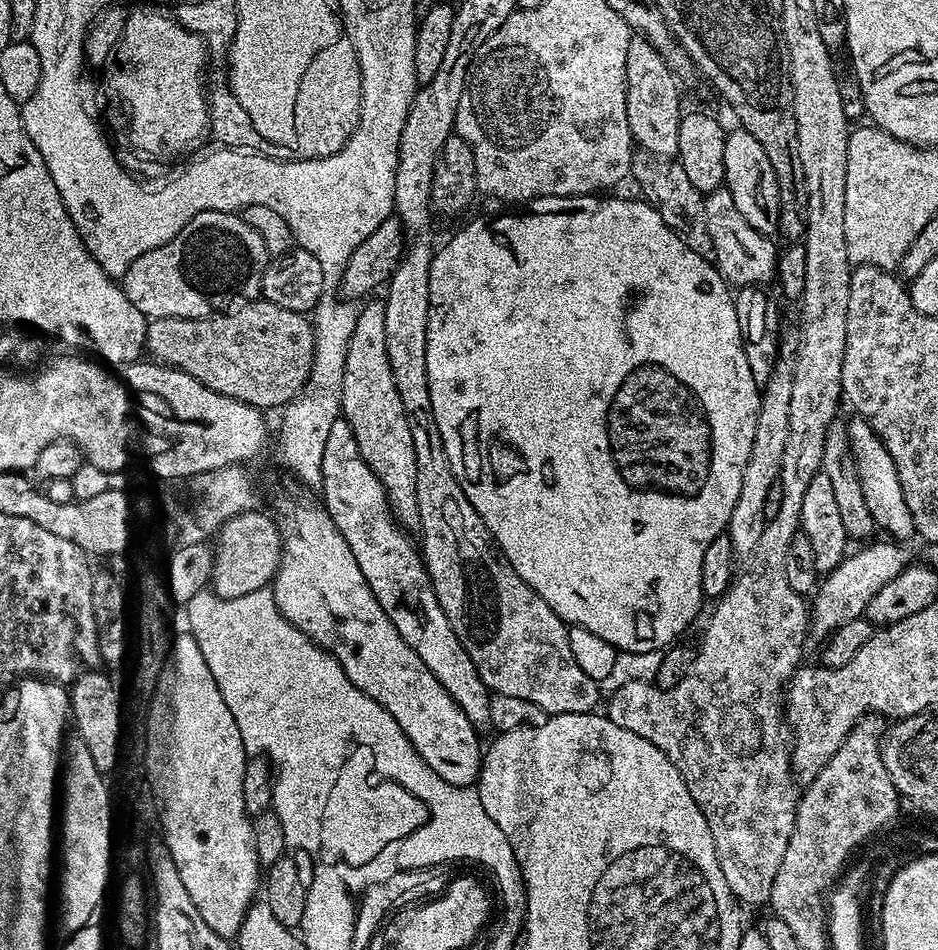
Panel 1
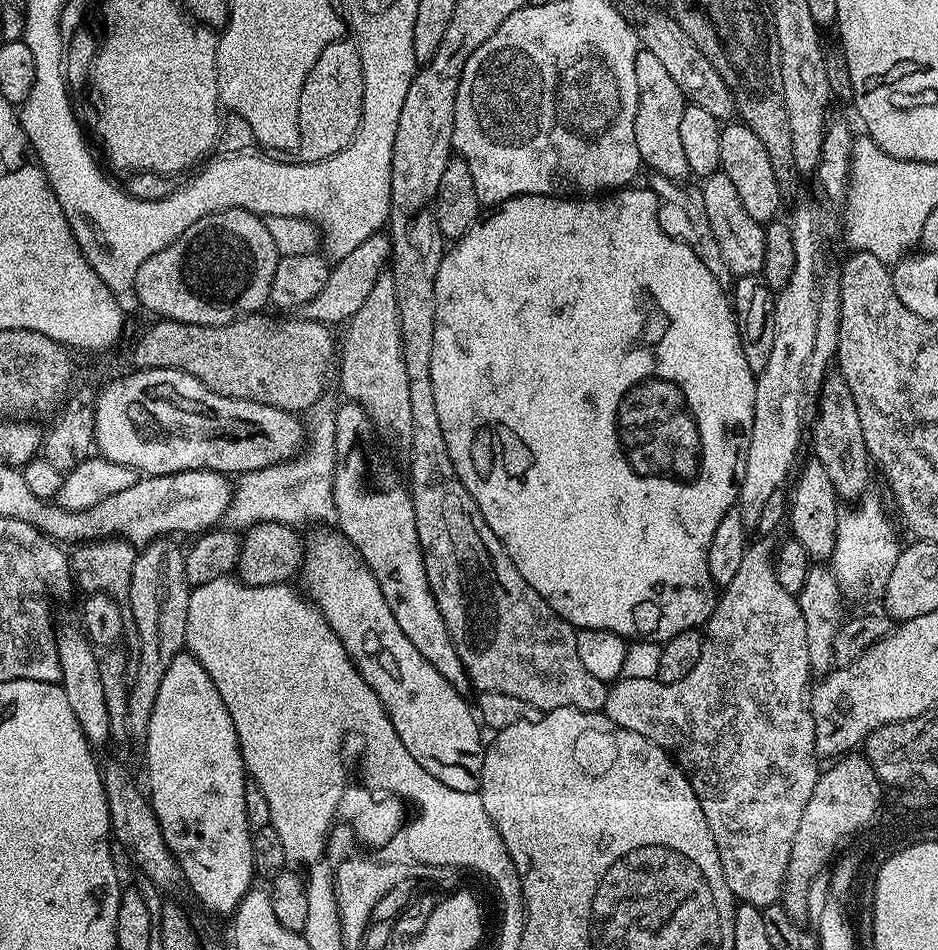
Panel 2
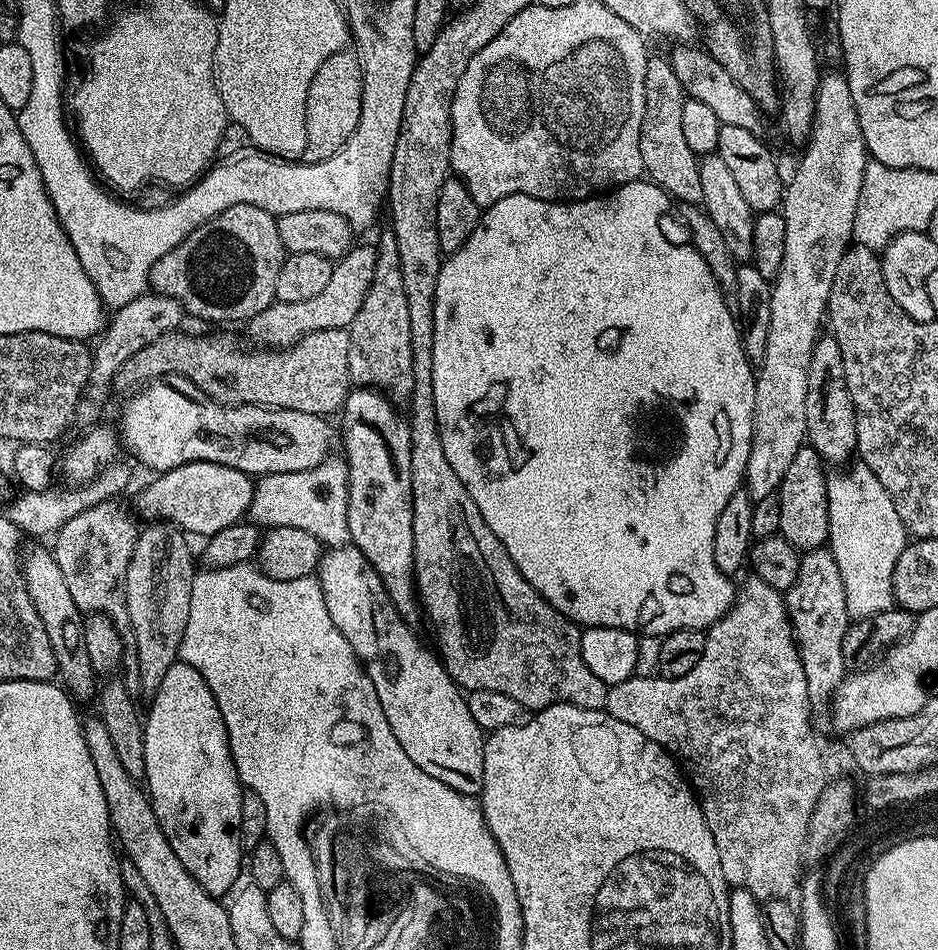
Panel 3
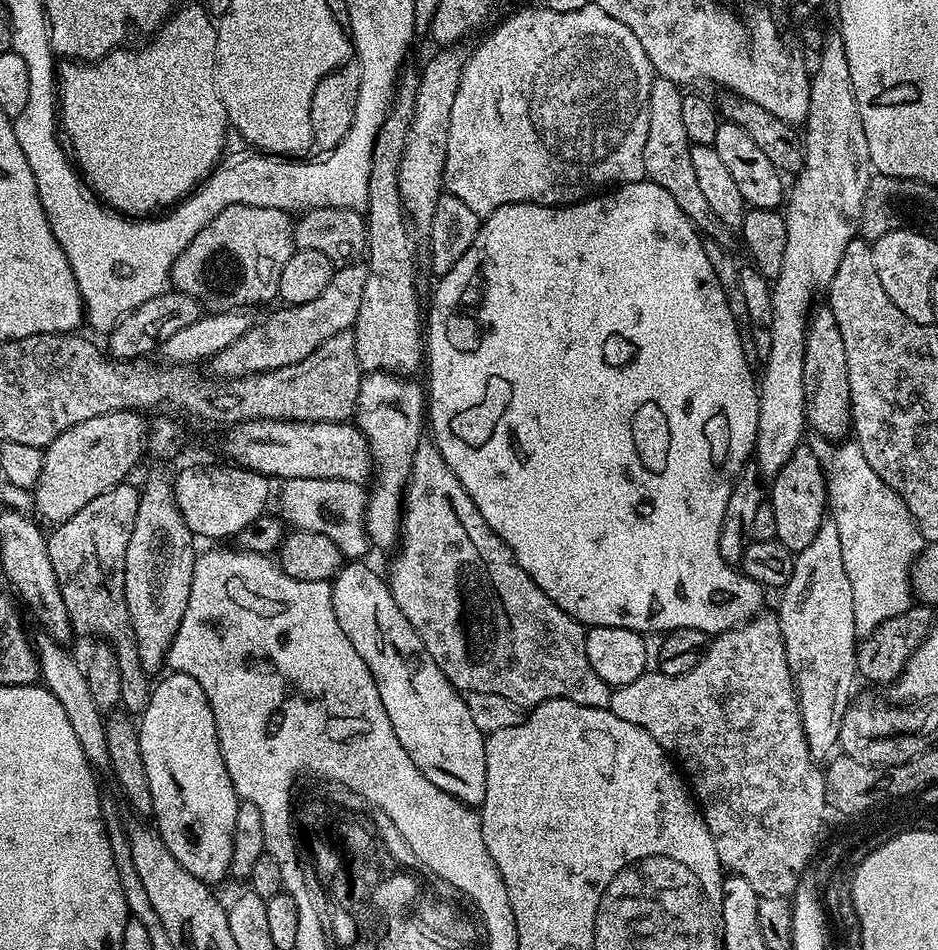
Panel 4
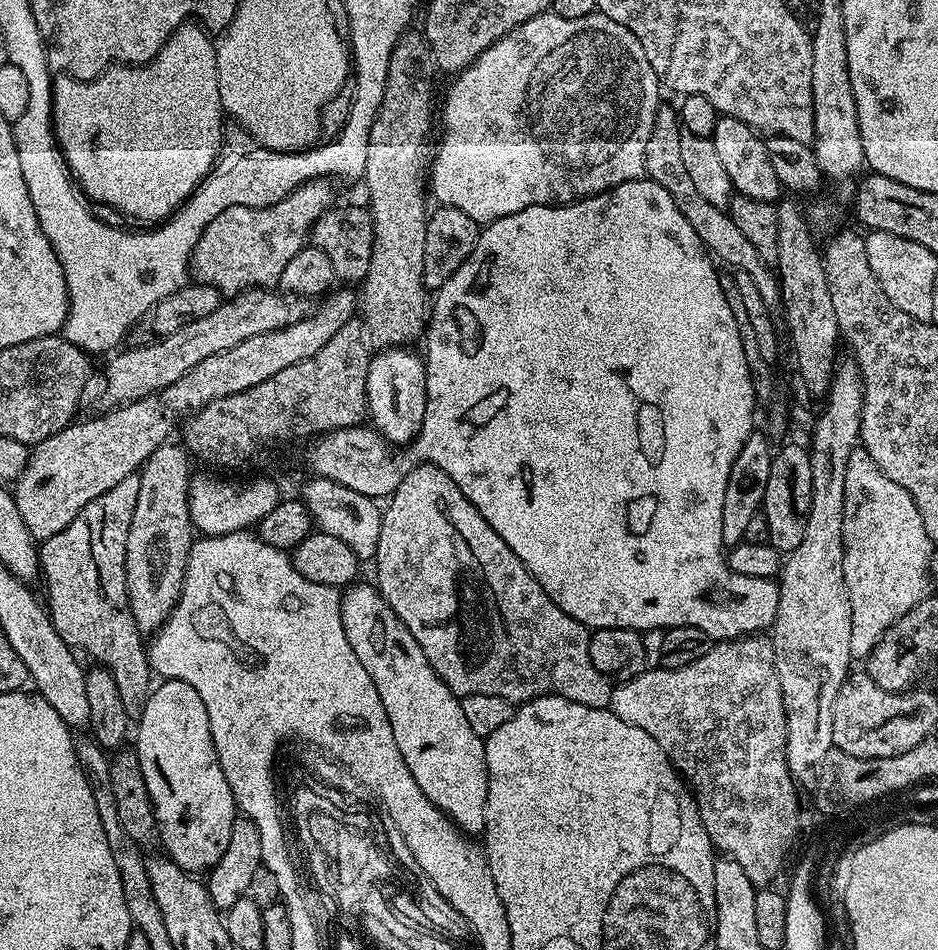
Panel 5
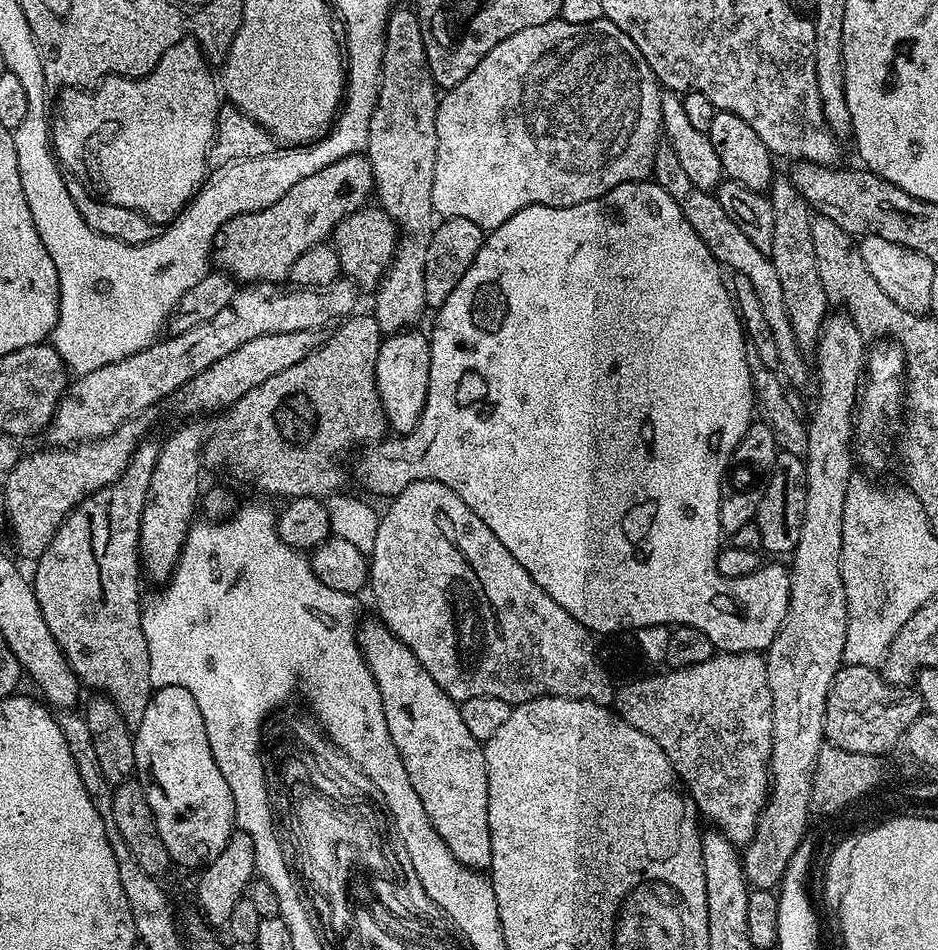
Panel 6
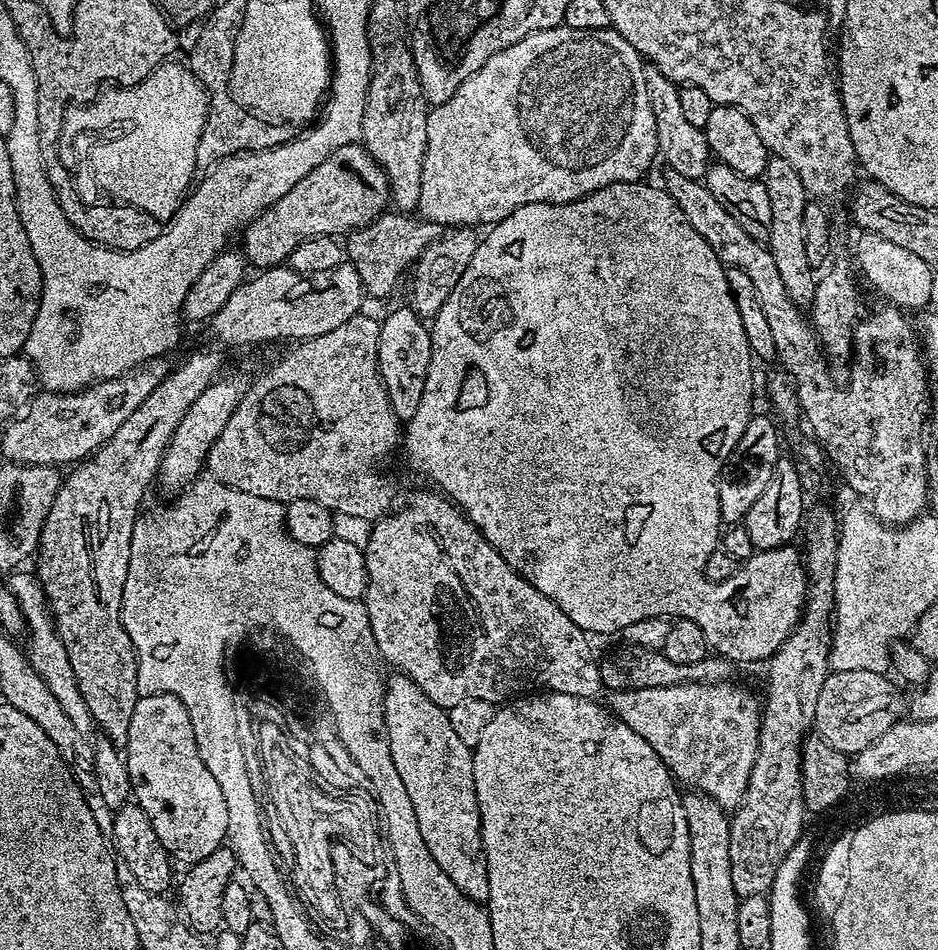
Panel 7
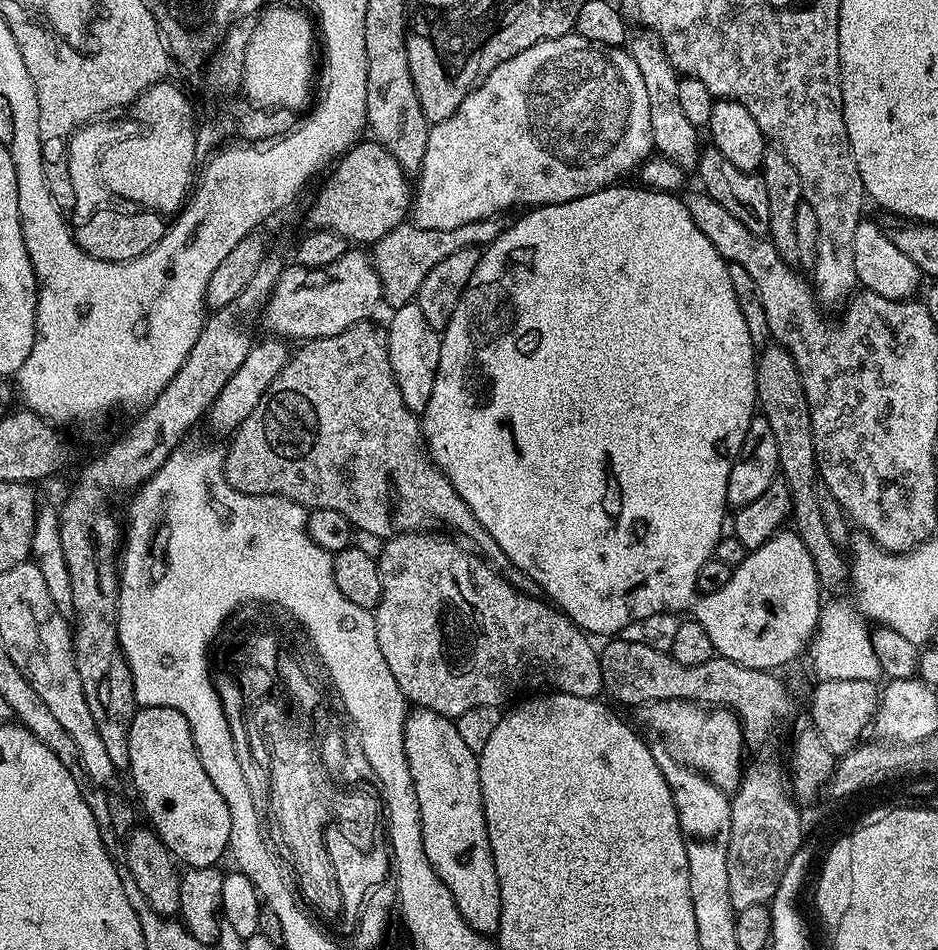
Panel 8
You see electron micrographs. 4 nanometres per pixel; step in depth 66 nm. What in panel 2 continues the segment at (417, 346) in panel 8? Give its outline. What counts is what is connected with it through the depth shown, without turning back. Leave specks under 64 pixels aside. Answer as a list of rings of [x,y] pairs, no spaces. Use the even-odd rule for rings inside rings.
[[[344,402],[336,409],[336,421],[334,422],[334,442],[336,443],[336,469],[334,470],[334,510],[336,511],[335,527],[362,554],[366,566],[374,574],[378,582],[378,590],[382,590],[382,598],[386,598],[386,606],[390,606],[390,614],[394,614],[394,622],[402,629],[402,634],[410,638],[410,642],[450,686],[454,686],[461,694],[469,691],[468,675],[462,666],[462,658],[458,658],[458,652],[446,630],[446,624],[442,618],[438,606],[434,602],[434,596],[430,590],[426,578],[424,555],[422,546],[418,542],[418,526],[414,518],[414,502],[409,485],[405,477],[383,456],[376,452],[377,429],[369,416],[362,410],[362,406],[351,402]]]

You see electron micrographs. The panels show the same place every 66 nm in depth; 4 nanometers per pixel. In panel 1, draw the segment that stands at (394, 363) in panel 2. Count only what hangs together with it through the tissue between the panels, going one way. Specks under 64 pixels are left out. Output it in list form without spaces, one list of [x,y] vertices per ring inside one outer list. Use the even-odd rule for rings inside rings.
[[[383,303],[361,307],[356,315],[354,334],[346,350],[344,377],[342,378],[343,419],[350,422],[358,450],[374,470],[378,482],[382,482],[388,499],[388,511],[397,524],[405,530],[420,526],[418,514],[418,462],[414,458],[414,437],[410,435],[410,422],[406,422],[406,410],[402,410],[402,398],[394,384],[394,370],[390,368],[390,354],[386,354],[386,314]]]

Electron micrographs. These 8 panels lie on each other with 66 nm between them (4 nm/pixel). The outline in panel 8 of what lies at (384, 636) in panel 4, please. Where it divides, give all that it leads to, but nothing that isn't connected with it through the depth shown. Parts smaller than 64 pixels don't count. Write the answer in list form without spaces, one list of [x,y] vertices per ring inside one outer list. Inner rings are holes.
[[[419,706],[405,715],[404,749],[420,811],[426,858],[450,890],[464,921],[481,934],[499,933],[500,887],[484,817],[477,753],[462,742],[462,734],[449,717]]]

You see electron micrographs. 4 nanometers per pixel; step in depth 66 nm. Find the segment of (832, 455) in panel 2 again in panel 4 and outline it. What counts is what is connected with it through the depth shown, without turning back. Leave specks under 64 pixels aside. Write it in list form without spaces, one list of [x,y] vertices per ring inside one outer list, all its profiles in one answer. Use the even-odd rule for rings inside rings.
[[[827,306],[813,307],[810,313],[808,329],[804,331],[806,350],[802,358],[802,382],[804,383],[804,419],[807,427],[812,428],[828,442],[836,442],[847,437],[850,432],[850,382],[846,370],[846,345],[842,342],[842,333],[838,331],[838,322],[834,322],[834,314]]]

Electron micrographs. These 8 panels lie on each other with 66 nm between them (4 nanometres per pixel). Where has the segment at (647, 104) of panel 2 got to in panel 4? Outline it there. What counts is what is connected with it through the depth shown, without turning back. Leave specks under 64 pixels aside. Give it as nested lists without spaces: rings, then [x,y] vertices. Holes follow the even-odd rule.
[[[656,76],[650,86],[650,102],[648,103],[648,129],[646,130],[646,150],[644,151],[644,175],[653,180],[674,202],[678,202],[678,210],[686,214],[690,223],[695,224],[697,229],[709,241],[723,246],[730,245],[734,240],[733,229],[725,226],[710,210],[706,203],[706,197],[698,186],[698,178],[694,175],[694,166],[690,163],[692,144],[686,134],[686,126],[682,122],[682,102],[685,93],[681,85],[675,84],[664,76]]]

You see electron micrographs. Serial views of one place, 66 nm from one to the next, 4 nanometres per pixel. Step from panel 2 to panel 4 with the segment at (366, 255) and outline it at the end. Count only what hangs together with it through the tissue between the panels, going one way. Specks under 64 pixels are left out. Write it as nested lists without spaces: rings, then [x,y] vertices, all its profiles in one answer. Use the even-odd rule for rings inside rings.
[[[357,262],[333,271],[326,290],[318,294],[310,302],[280,306],[277,312],[266,317],[264,321],[253,323],[238,342],[226,346],[217,356],[211,357],[211,375],[227,382],[239,376],[253,376],[256,372],[273,372],[282,366],[294,366],[294,362],[302,362],[322,342],[334,338],[334,334],[349,331],[355,325],[358,306],[362,306],[362,293],[366,290],[368,277],[367,263]]]

